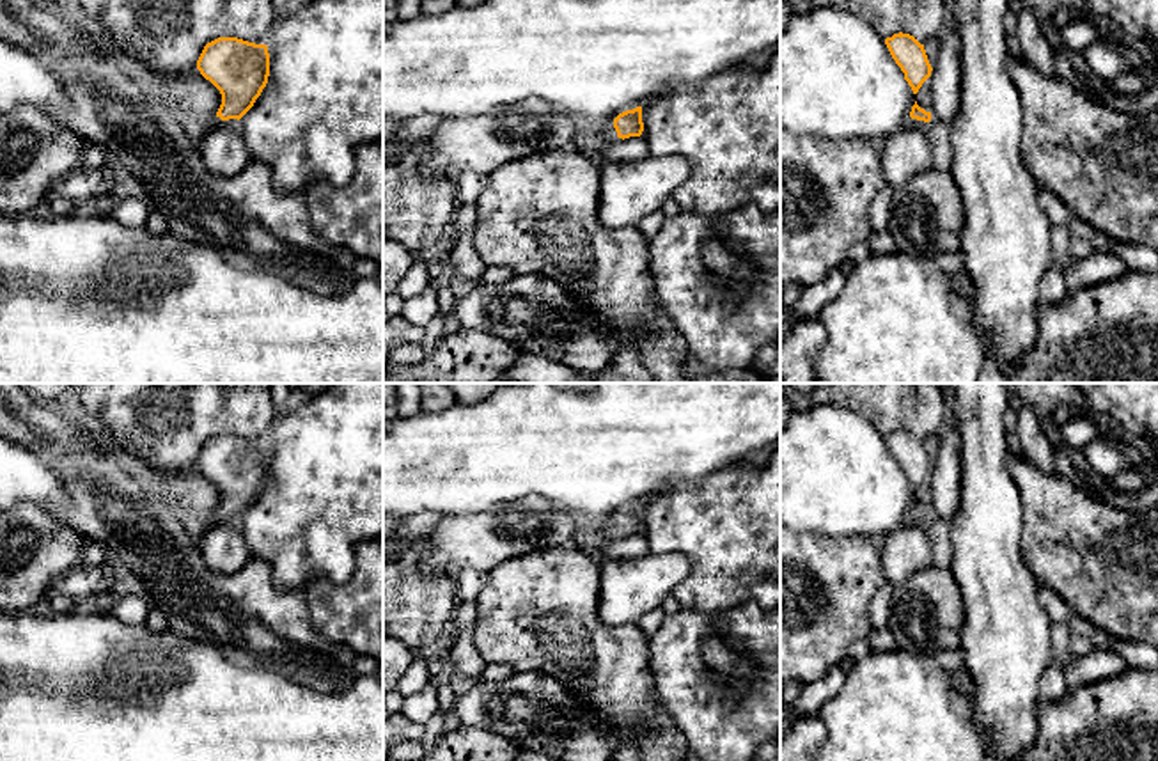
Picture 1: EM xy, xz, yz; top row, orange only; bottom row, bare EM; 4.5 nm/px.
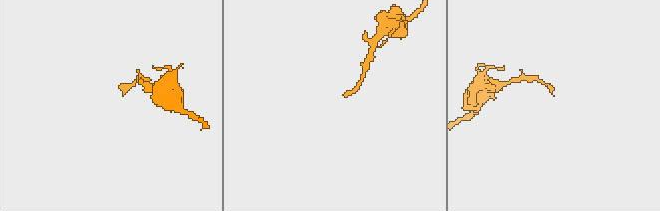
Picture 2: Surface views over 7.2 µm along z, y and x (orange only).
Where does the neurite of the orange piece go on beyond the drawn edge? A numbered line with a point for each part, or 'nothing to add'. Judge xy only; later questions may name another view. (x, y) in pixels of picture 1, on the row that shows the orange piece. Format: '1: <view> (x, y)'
1: xy (213, 123)

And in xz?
1: xz (610, 137)

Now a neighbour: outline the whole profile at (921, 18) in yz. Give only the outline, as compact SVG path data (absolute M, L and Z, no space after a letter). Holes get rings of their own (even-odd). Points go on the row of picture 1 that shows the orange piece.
M786 0L793 14L816 7L844 9L869 23L883 39L910 34L920 44L943 32L943 0Z

